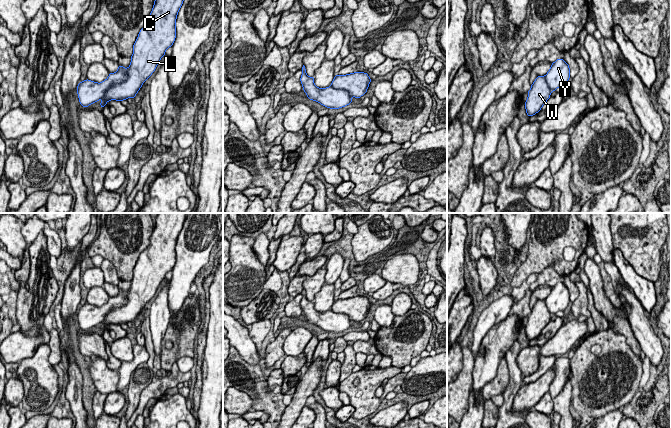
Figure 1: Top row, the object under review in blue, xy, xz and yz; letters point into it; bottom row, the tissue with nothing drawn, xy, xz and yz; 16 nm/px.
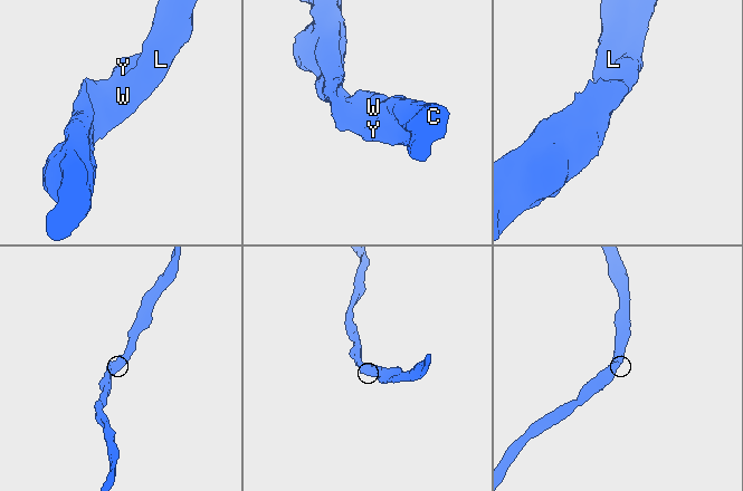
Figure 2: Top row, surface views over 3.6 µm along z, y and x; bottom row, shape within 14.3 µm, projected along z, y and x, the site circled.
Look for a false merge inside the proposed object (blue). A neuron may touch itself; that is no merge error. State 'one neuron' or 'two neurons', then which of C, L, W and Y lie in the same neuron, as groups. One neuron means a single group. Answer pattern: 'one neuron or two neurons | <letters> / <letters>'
one neuron | C L W Y

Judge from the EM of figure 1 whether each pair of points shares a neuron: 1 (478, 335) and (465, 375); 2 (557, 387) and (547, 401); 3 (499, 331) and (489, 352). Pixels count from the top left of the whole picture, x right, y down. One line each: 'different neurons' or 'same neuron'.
1: different neurons
2: different neurons
3: same neuron

